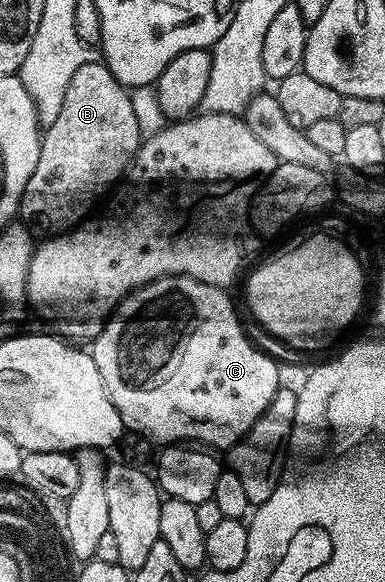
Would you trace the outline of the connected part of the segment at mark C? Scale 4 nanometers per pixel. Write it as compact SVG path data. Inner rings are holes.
M167 275L154 280L153 283L148 283L145 287L131 291L120 302L120 306L108 316L100 334L91 344L90 354L98 365L98 373L102 373L106 393L110 393L110 401L114 405L114 409L118 409L118 417L122 417L124 426L129 432L137 431L138 434L145 435L148 439L157 439L160 445L176 445L181 441L195 441L197 444L207 445L212 449L217 449L216 447L230 449L239 439L244 438L245 433L254 425L254 421L258 421L258 417L270 405L270 401L282 386L280 367L266 352L259 351L248 340L248 335L244 332L239 317L236 316L236 307L232 304L232 299L228 294L229 292L223 287L206 285L202 281L191 279L185 275Z

